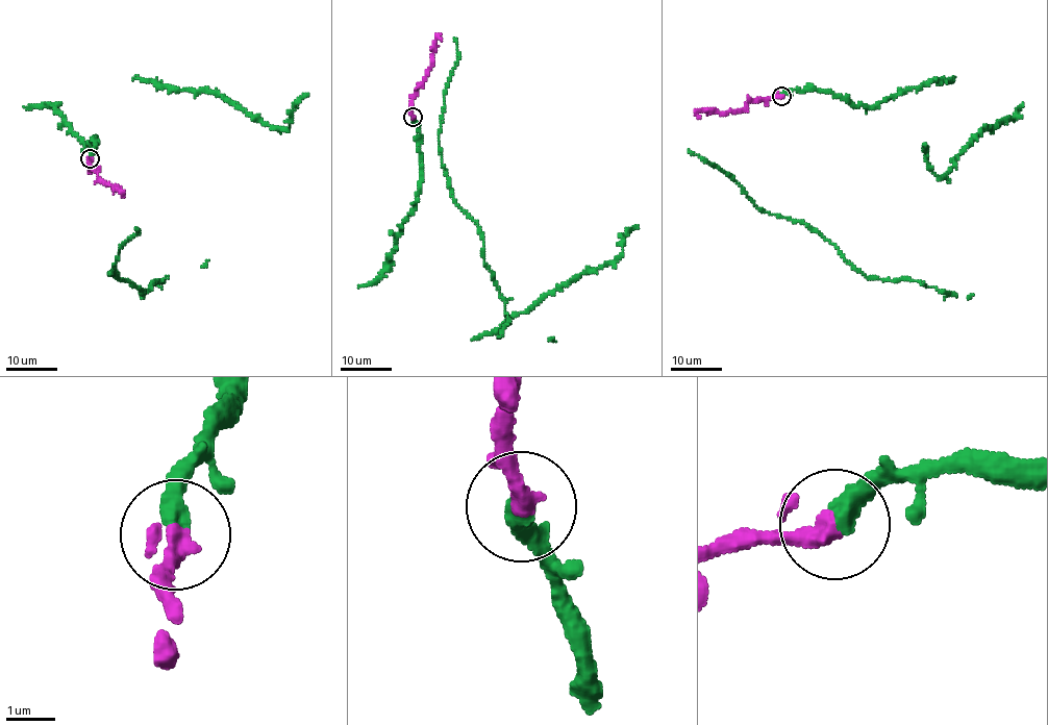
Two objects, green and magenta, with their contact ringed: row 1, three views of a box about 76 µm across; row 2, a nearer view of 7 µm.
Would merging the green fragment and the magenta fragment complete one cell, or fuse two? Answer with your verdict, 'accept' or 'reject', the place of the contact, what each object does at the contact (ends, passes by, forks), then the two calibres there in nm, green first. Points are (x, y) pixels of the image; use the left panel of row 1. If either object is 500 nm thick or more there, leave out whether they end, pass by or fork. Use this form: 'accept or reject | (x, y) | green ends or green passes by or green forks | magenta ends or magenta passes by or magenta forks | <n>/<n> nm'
accept | (90, 158) | green ends | magenta ends | 440/380 nm

